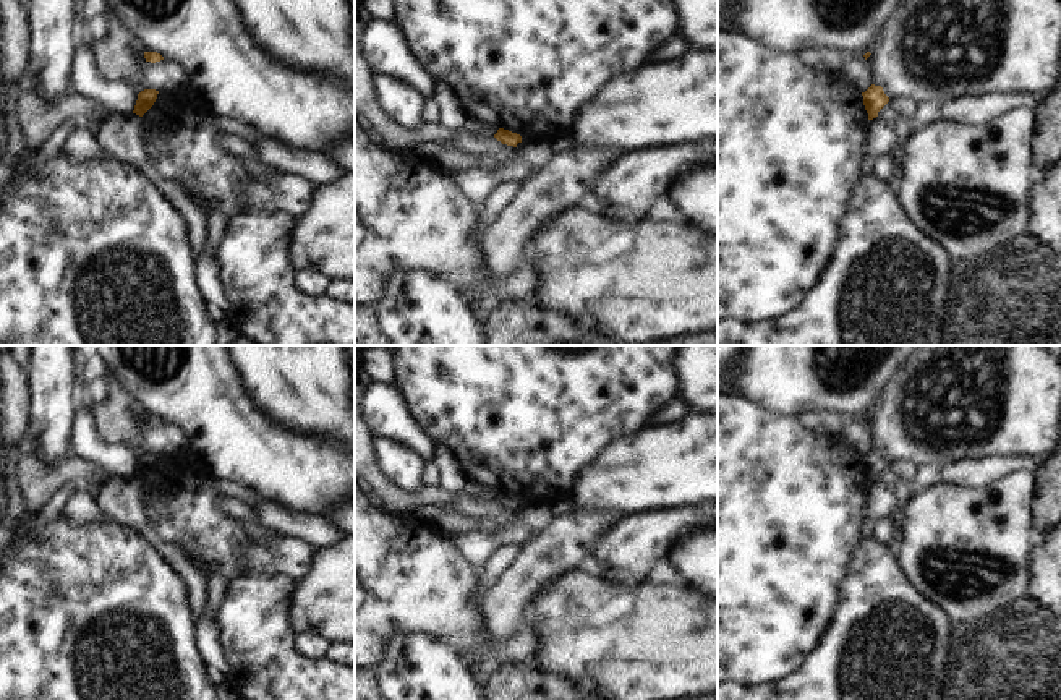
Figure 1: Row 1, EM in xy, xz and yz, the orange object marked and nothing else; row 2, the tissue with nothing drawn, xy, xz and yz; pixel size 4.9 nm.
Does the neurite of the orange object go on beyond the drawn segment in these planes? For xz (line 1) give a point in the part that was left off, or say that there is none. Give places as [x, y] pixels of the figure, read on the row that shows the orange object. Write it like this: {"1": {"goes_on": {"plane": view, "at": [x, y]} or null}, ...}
{"1": {"goes_on": null}}

